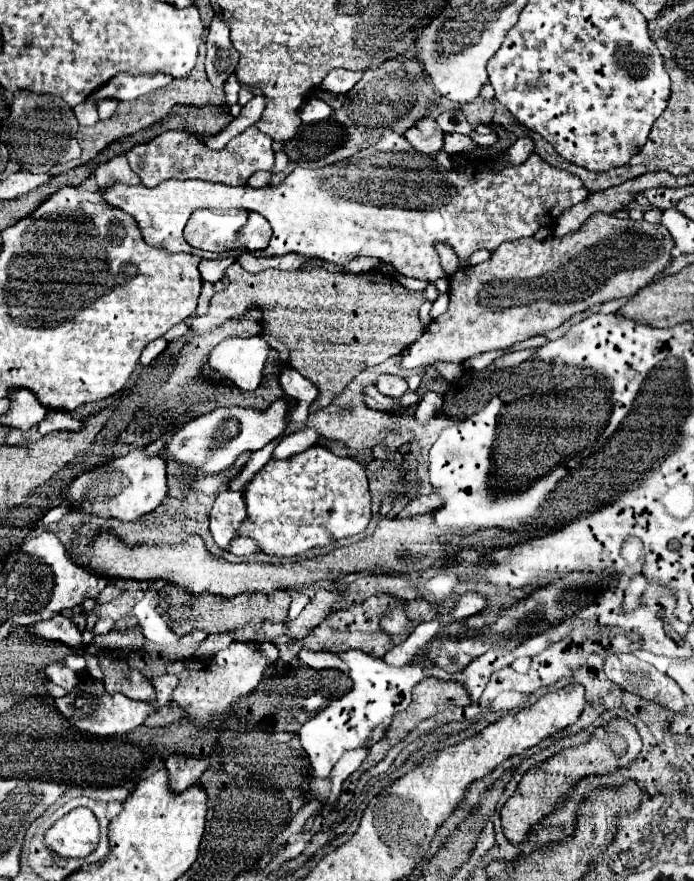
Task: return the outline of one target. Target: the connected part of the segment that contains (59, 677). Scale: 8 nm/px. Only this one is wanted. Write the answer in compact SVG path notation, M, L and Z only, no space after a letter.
M52 662L52 664L48 664L48 668L46 668L46 676L48 676L48 680L52 680L54 684L58 684L58 686L62 686L66 692L70 692L72 688L76 688L80 674L74 672L74 670L70 670L68 666L64 666L64 664L60 664L60 662Z

